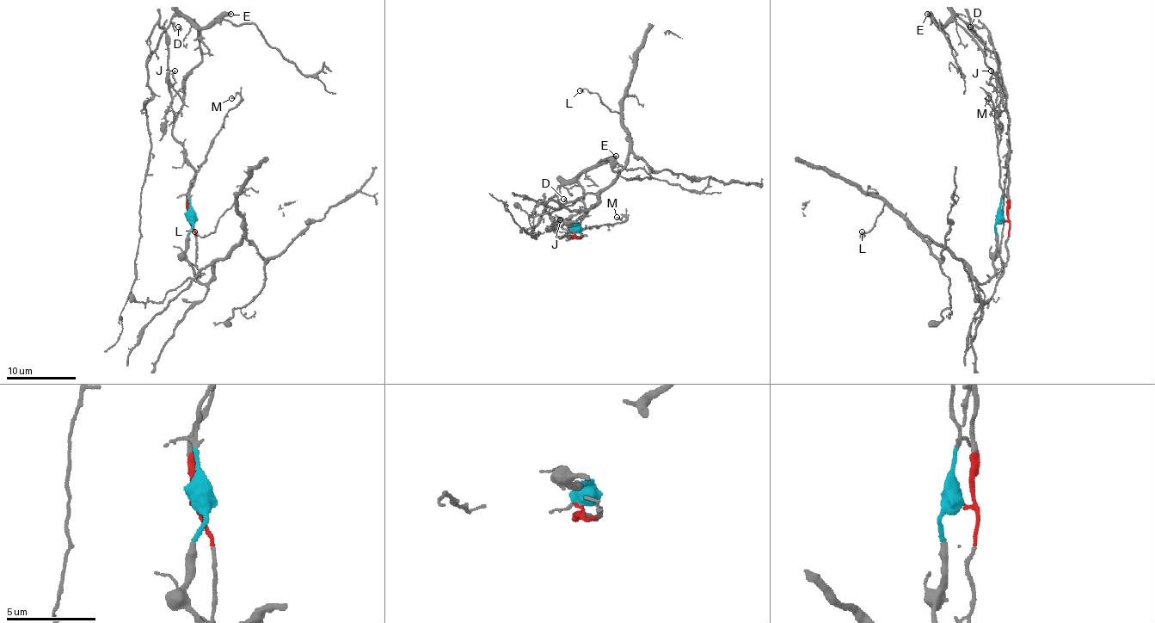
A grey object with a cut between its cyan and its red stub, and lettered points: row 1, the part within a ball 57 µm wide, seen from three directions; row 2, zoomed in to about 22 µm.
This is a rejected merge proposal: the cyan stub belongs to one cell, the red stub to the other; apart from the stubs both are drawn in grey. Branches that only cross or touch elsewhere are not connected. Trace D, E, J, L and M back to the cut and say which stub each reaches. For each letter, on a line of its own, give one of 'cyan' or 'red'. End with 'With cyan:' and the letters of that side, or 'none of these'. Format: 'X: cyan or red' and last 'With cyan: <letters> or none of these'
D: red
E: red
J: red
L: cyan
M: cyan
With cyan: L, M

